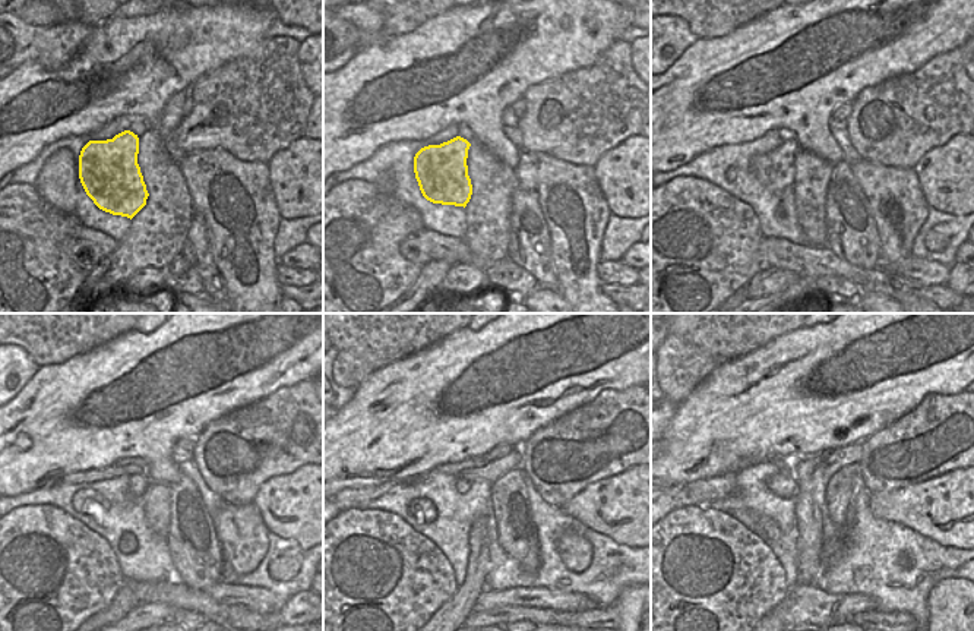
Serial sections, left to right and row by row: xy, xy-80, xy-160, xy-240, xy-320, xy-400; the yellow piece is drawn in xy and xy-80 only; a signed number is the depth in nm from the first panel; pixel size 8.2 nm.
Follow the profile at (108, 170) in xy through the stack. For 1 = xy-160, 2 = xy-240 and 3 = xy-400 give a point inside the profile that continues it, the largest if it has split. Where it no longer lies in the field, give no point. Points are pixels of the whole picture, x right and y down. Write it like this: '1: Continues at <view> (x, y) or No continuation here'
1: Continues at xy-160 (775, 170)
2: Continues at xy-240 (138, 483)
3: Continues at xy-400 (783, 483).

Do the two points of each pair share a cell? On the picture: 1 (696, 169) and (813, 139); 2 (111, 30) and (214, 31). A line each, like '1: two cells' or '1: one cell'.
1: two cells
2: one cell

